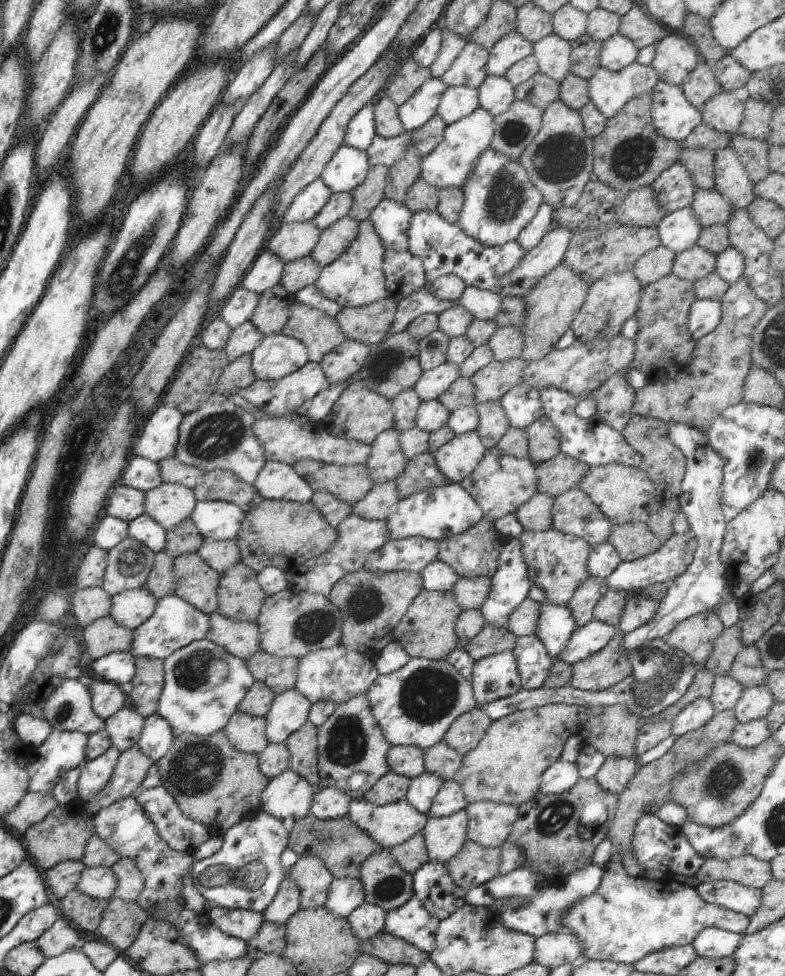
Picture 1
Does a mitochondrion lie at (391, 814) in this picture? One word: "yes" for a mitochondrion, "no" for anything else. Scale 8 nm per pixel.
no

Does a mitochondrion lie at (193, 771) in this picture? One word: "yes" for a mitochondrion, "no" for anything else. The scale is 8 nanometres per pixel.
yes

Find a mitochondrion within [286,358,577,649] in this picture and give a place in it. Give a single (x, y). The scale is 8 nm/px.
(363, 603)

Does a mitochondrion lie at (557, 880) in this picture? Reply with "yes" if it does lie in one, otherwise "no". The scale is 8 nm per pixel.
no

